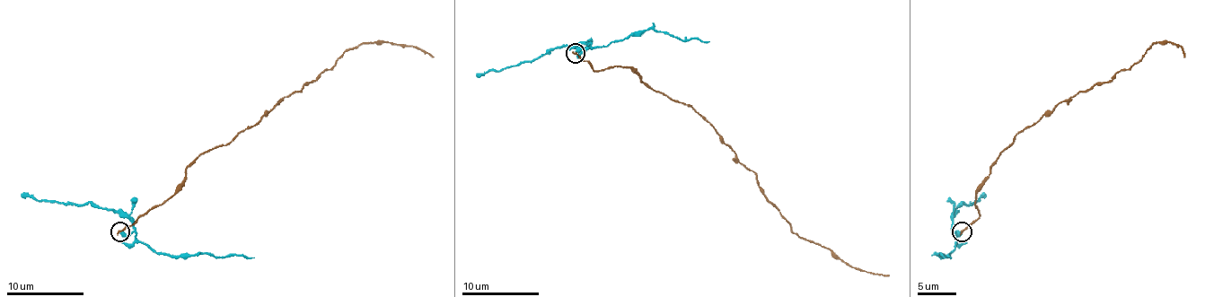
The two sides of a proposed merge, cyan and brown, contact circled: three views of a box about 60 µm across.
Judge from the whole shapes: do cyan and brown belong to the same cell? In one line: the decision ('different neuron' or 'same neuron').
different neuron

